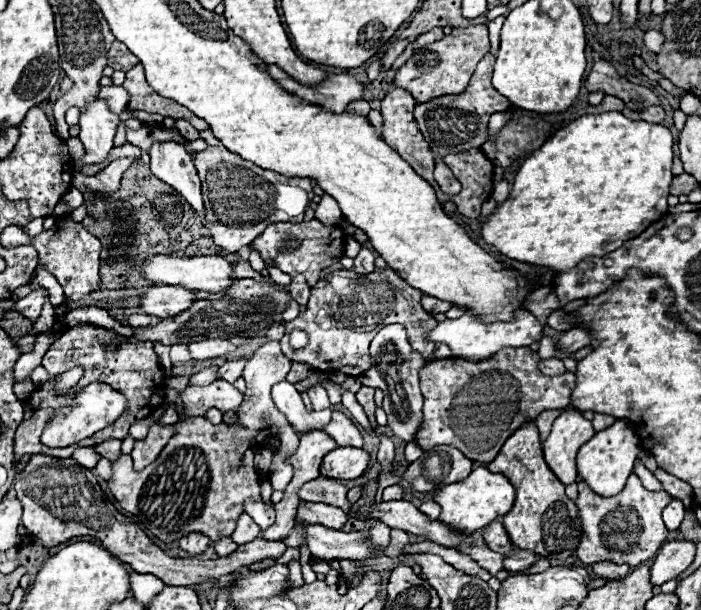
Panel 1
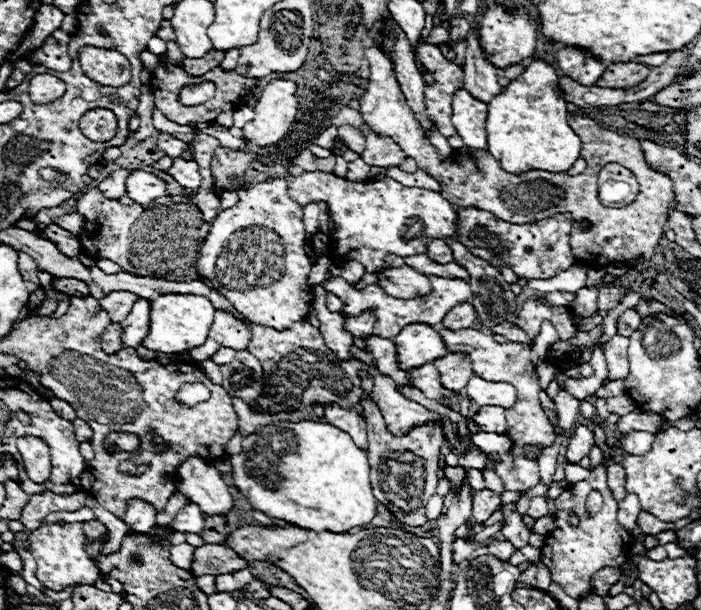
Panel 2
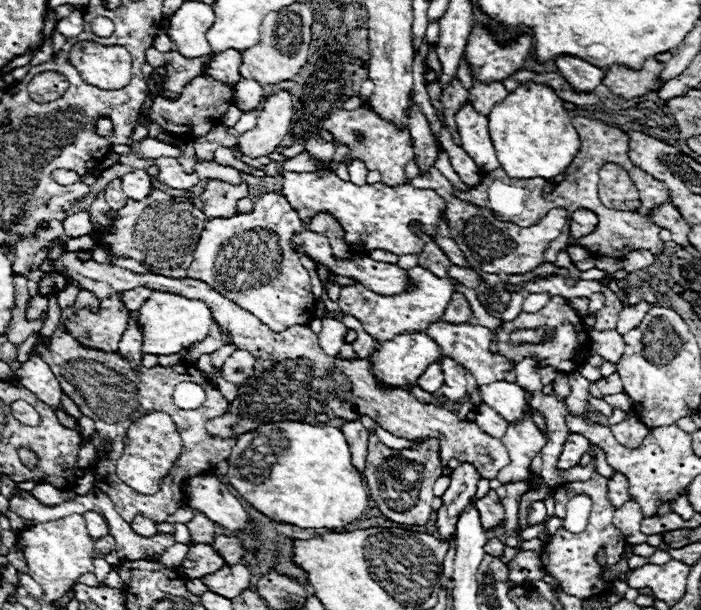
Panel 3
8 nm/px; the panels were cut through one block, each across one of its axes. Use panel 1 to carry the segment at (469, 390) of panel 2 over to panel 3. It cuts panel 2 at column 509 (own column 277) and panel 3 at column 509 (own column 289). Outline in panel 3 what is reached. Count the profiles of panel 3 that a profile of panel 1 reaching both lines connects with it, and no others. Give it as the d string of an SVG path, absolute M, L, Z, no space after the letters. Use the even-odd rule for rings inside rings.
M492 382L478 386L480 390L480 400L488 406L492 406L504 420L512 422L518 416L522 416L522 400L524 400L524 390L516 382Z

